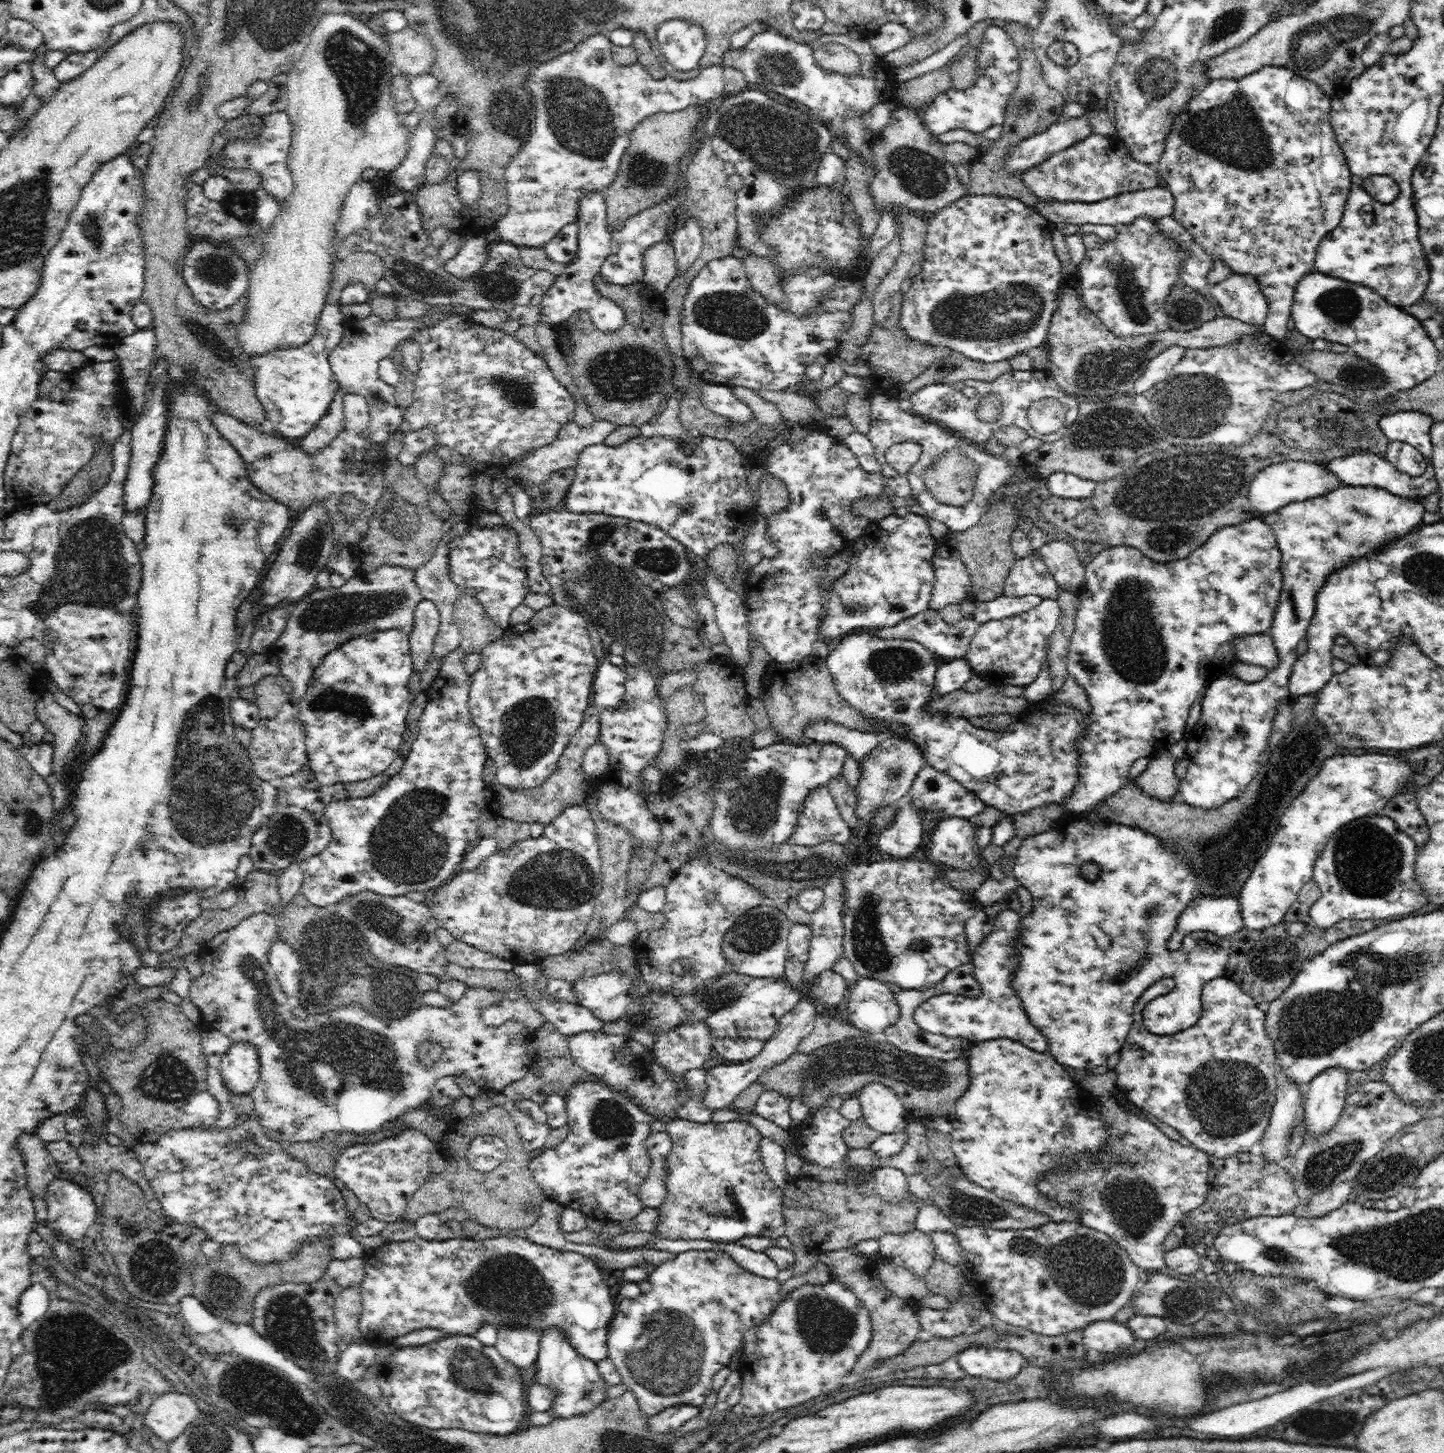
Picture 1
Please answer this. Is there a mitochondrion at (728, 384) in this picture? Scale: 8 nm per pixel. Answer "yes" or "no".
no

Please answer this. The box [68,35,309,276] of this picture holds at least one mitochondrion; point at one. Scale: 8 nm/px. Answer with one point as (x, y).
(91, 225)

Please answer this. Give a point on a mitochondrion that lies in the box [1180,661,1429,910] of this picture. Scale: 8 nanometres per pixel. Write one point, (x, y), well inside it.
(1367, 861)

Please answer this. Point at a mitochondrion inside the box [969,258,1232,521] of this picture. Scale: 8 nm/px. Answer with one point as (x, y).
(1110, 429)

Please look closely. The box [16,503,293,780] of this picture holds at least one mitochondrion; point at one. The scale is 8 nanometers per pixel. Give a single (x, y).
(91, 567)

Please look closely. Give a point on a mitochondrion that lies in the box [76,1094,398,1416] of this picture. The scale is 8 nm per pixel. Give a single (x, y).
(291, 1321)

